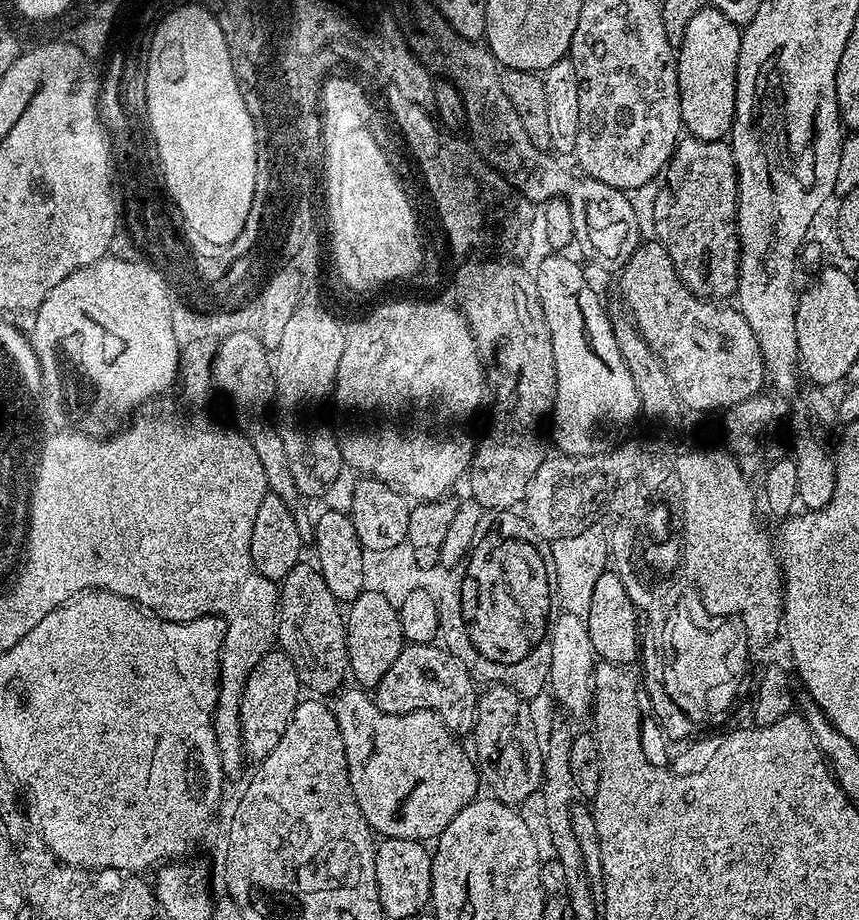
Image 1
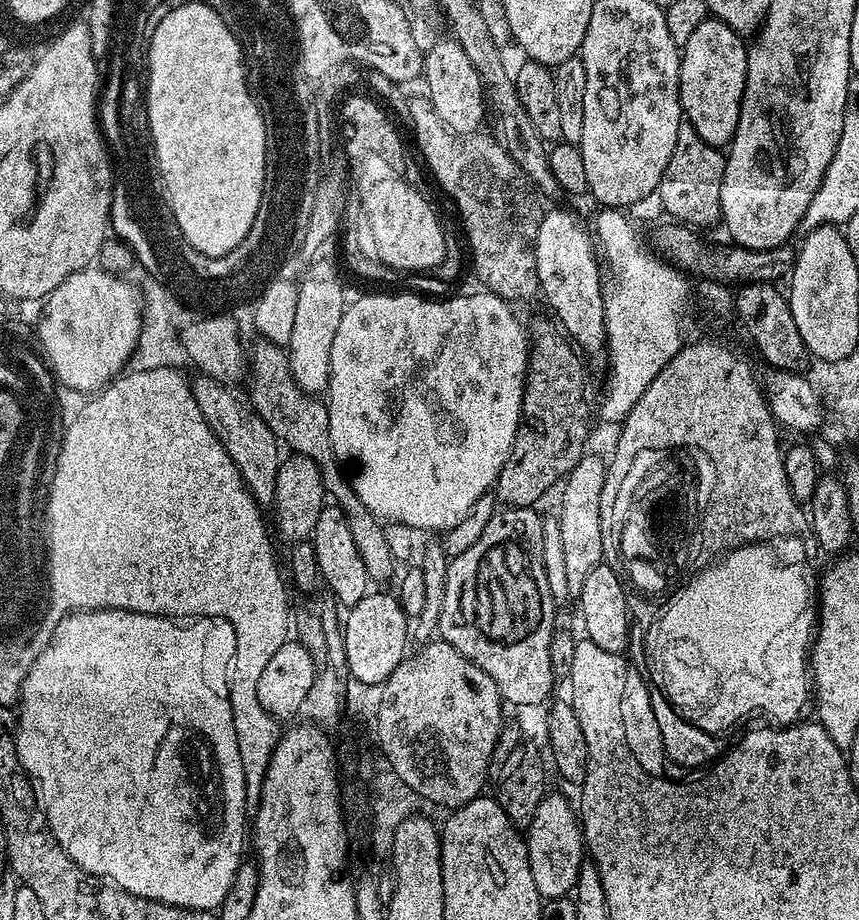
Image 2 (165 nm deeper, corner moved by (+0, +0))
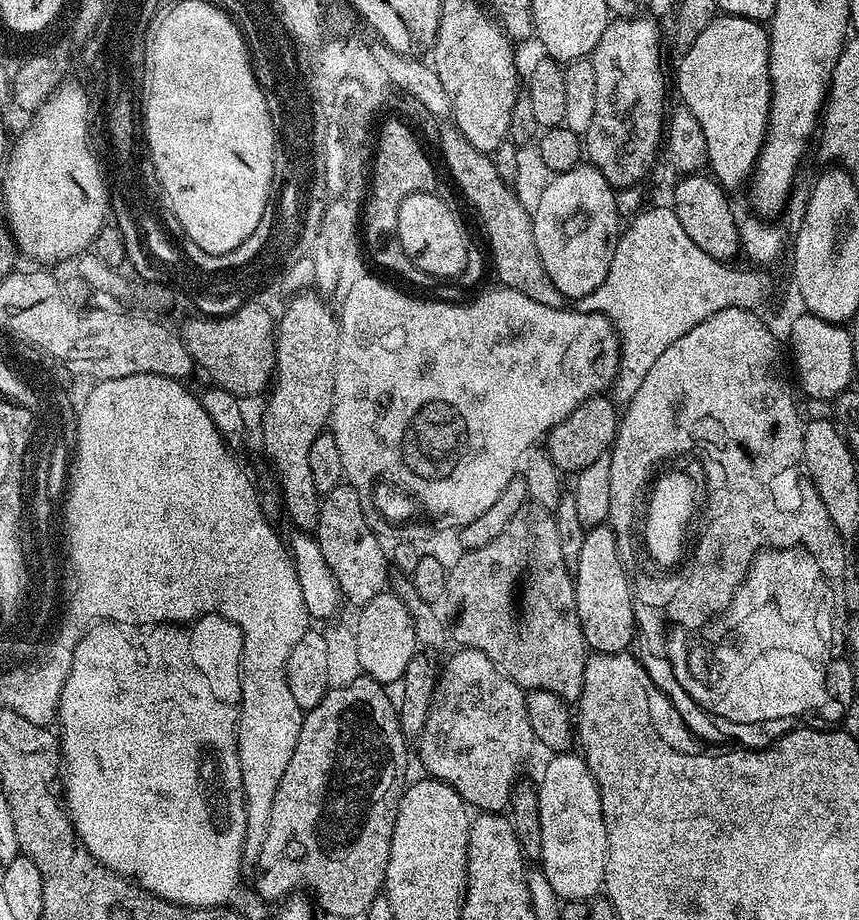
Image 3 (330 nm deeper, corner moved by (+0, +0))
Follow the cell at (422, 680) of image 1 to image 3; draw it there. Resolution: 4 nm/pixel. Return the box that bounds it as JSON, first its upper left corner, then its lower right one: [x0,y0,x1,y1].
[420,647,538,813]

